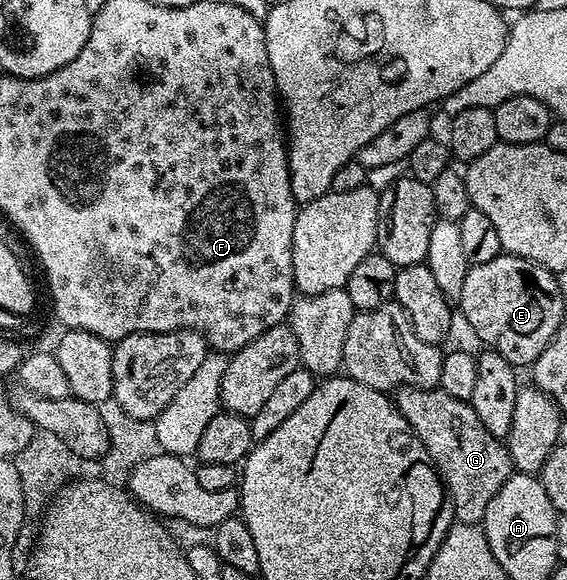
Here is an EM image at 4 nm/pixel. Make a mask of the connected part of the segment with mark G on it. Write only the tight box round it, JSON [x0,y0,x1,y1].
[396,387,514,525]

